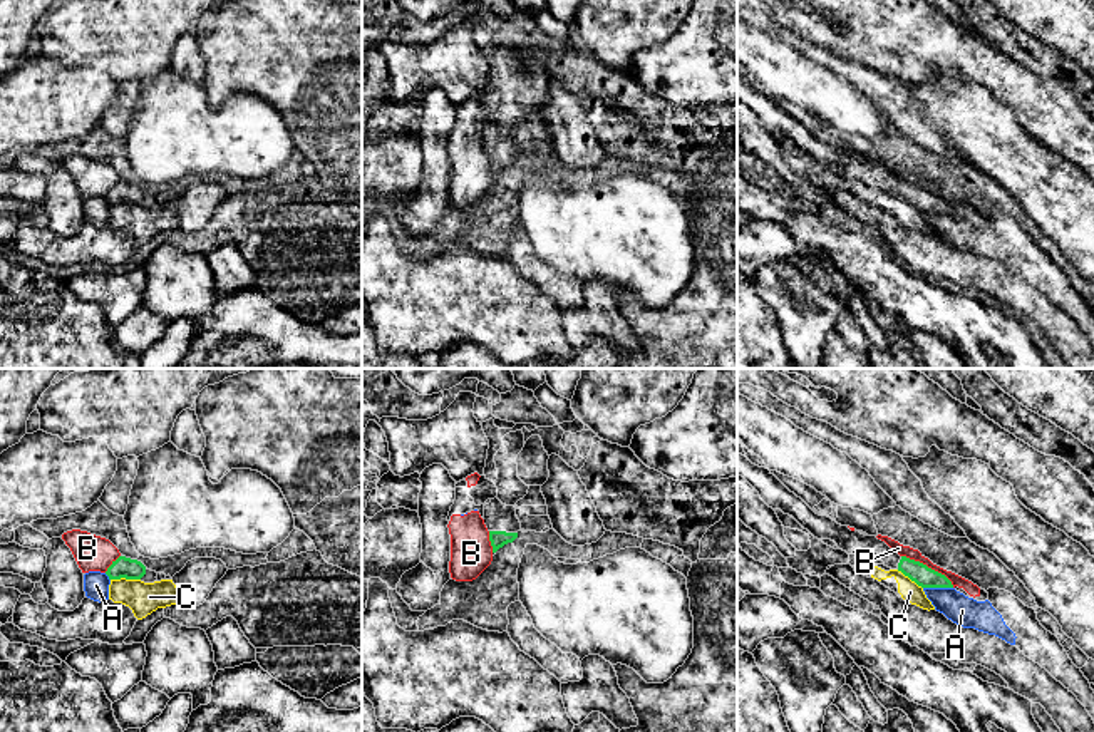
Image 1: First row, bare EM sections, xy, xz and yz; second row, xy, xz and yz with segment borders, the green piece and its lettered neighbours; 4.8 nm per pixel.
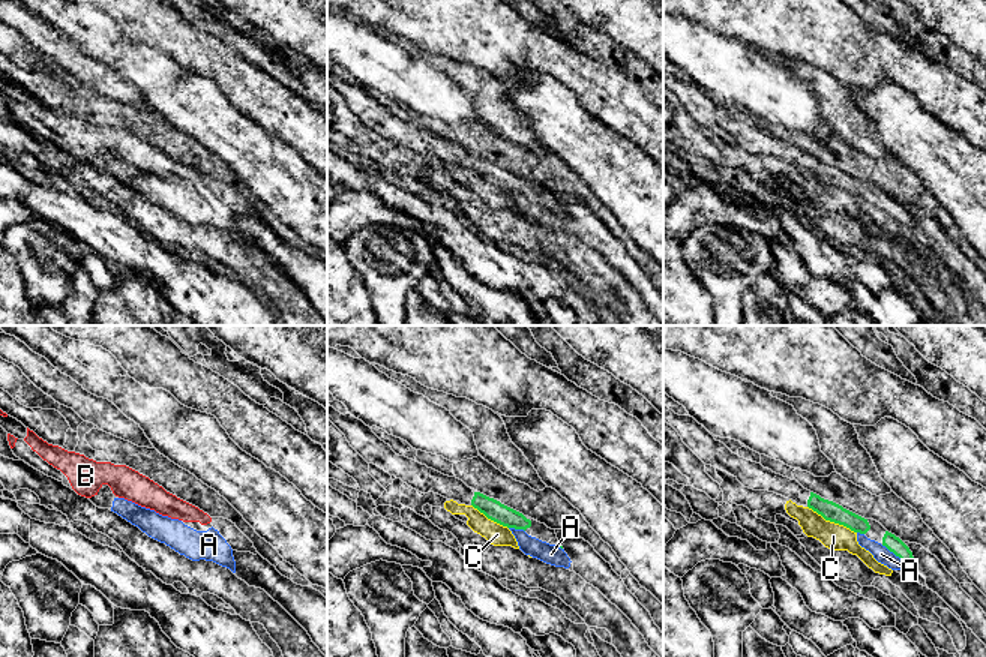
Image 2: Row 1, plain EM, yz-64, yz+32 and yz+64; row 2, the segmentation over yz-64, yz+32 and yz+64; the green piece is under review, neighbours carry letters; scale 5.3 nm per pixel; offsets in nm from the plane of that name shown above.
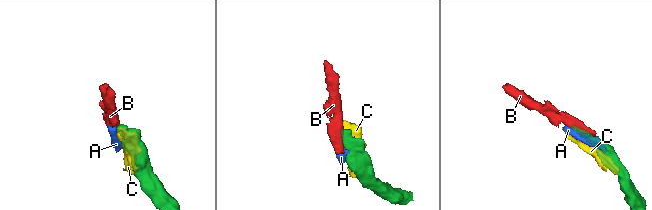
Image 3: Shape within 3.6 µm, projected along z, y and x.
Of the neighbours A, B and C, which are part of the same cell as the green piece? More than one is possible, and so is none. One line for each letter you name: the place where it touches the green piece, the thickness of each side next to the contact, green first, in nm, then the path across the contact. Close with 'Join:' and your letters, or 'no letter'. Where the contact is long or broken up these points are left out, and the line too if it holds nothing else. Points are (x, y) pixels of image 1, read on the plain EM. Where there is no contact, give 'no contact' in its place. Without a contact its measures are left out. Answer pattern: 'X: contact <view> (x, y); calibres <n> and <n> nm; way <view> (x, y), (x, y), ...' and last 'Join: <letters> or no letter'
Join: no letter

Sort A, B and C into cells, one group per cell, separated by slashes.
A B / C

